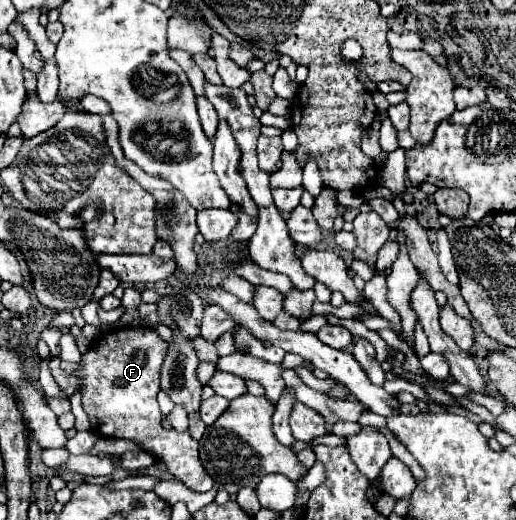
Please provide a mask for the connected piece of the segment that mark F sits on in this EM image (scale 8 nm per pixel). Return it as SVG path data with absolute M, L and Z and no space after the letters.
M122 327L122 329L112 329L110 333L104 333L96 343L92 343L92 347L82 355L80 365L76 367L76 371L66 373L60 367L60 359L52 357L50 359L50 373L54 377L54 381L58 383L58 387L62 389L62 393L66 397L72 397L74 391L80 389L82 395L82 407L86 411L86 415L92 419L94 423L94 431L102 437L112 437L112 439L128 439L136 445L140 445L144 451L148 451L156 461L162 461L166 465L166 471L172 473L174 477L178 477L188 489L192 491L210 491L214 481L212 477L204 471L200 457L198 457L198 441L194 441L188 431L178 433L174 429L166 429L162 425L162 413L158 407L158 391L160 391L160 367L166 355L168 343L152 329L148 327Z

